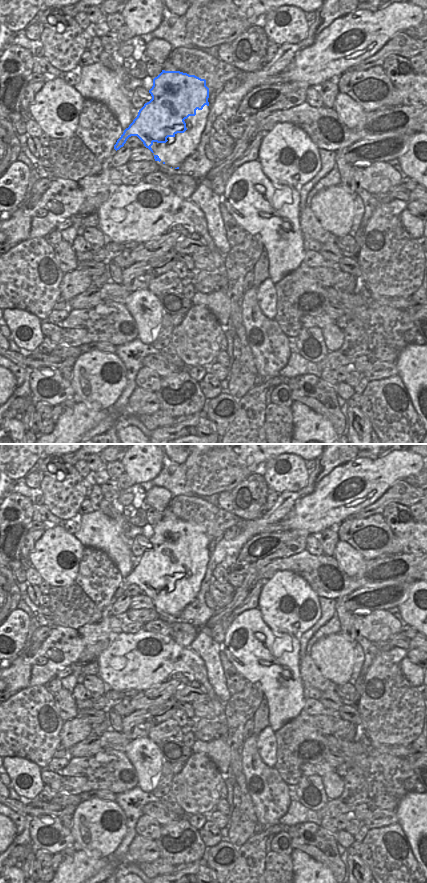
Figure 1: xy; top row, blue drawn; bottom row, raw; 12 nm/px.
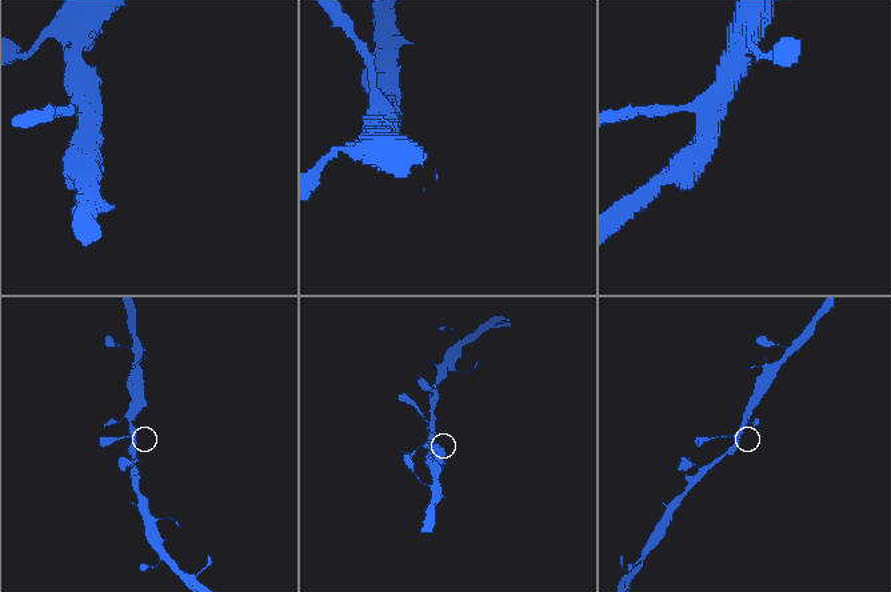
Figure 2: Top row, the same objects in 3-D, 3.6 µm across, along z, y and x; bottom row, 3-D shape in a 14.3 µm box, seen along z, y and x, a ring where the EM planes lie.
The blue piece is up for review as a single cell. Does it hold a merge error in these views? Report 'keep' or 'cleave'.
keep

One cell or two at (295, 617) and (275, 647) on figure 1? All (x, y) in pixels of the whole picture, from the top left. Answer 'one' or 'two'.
two

